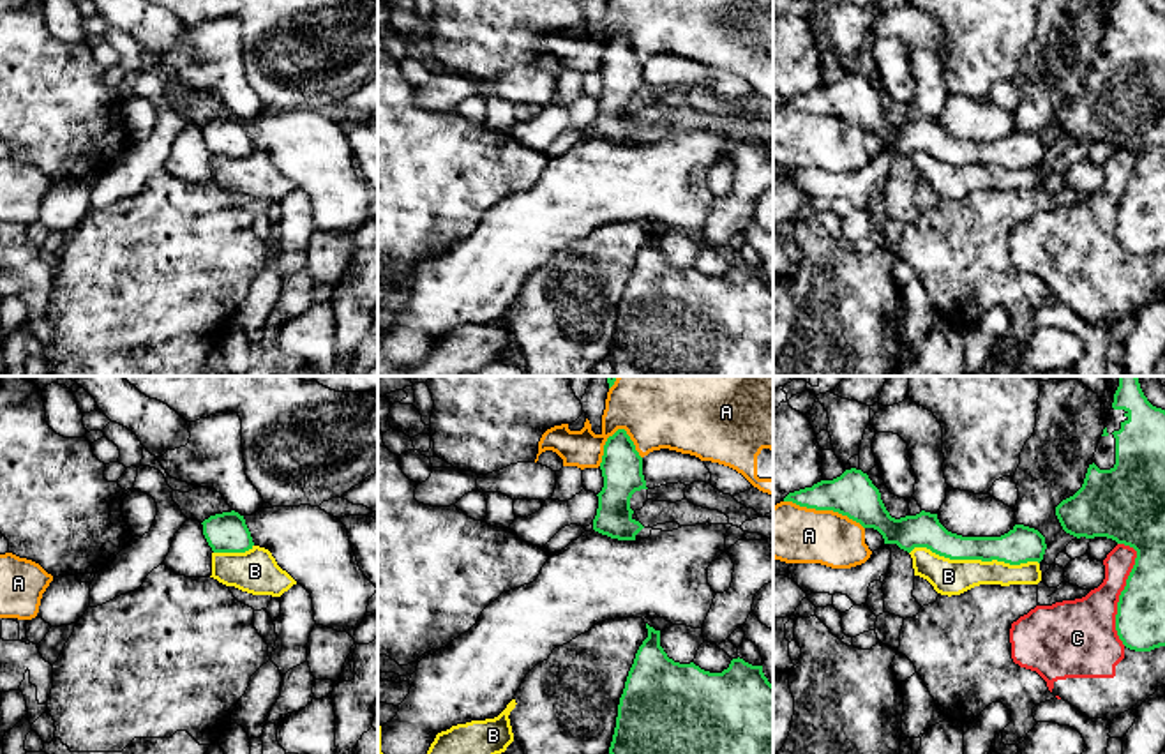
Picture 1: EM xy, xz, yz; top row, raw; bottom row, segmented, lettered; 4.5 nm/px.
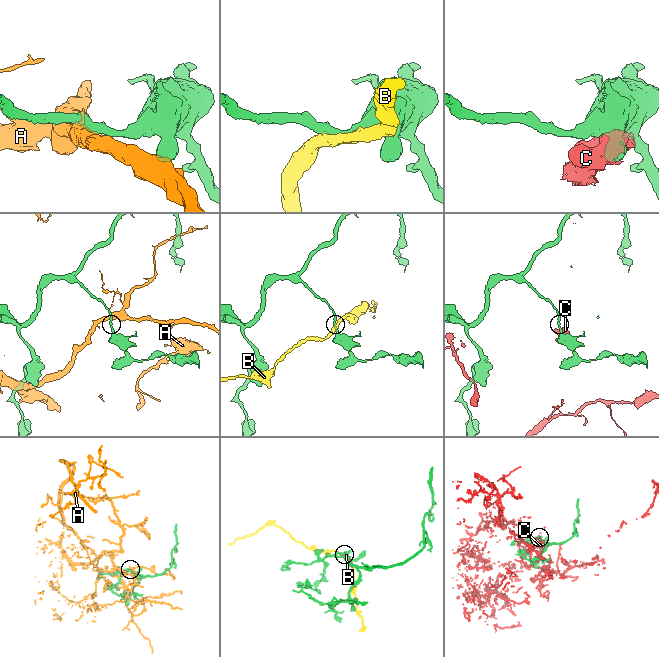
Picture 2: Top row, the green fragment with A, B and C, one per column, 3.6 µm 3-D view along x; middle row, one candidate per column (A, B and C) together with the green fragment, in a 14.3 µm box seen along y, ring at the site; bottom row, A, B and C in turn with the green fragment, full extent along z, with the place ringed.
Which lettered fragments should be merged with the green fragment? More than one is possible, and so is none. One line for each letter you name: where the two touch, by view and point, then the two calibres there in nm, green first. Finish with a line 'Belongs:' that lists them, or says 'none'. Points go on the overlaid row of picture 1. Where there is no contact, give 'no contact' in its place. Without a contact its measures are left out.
Belongs: none

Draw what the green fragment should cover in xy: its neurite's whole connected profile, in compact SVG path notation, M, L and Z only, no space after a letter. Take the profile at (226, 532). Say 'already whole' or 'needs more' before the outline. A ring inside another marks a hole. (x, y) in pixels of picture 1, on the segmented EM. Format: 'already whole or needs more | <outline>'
already whole | M235 510L210 516L201 524L214 553L245 553L254 546L244 516Z

